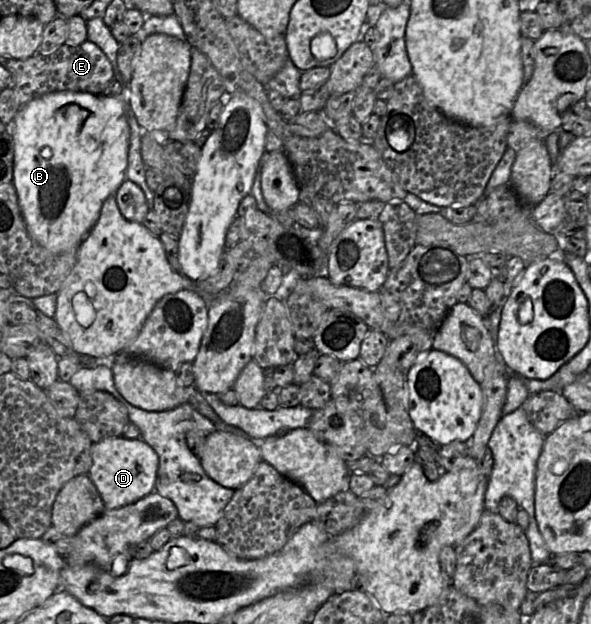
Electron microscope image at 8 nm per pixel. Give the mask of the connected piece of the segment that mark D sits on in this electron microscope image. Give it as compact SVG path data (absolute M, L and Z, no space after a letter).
M105 438L91 447L92 465L87 474L95 485L106 510L137 502L155 491L159 458L141 438Z

